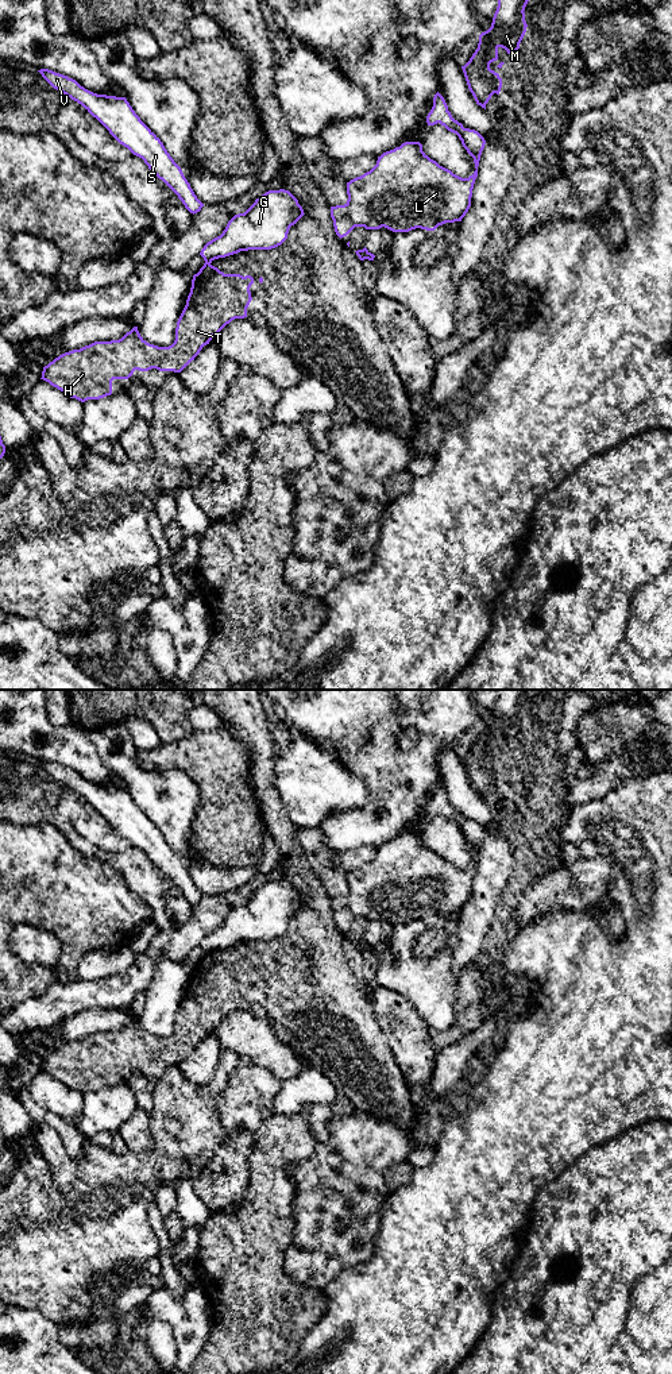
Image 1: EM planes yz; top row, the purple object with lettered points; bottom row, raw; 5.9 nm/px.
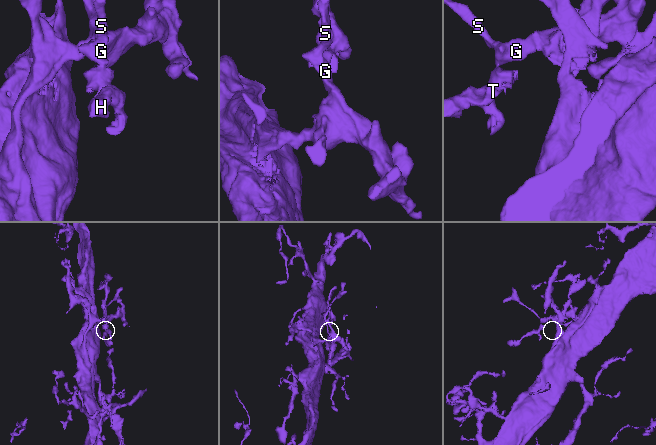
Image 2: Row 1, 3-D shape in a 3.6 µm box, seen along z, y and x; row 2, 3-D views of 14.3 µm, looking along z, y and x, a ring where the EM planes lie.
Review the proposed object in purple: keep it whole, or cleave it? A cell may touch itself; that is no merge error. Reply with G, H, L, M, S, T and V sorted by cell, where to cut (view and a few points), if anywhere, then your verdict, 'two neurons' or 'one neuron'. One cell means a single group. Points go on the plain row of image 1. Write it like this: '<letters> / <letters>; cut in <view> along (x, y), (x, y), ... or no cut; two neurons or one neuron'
G L M S V / H T; cut in yz along (211, 950), (205, 953); two neurons

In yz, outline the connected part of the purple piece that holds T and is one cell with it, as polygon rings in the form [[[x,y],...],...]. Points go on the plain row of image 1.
[[[206,952],[193,966],[186,996],[177,1012],[175,1031],[169,1038],[158,1038],[147,1034],[134,1018],[119,1031],[94,1033],[80,1041],[65,1043],[43,1058],[42,1069],[51,1077],[63,1082],[70,1089],[81,1093],[100,1091],[112,1085],[113,1070],[128,1070],[135,1061],[181,1064],[209,1035],[227,1015],[235,1010],[247,1008],[247,999],[252,991],[250,979],[254,974],[251,966],[224,965]]]

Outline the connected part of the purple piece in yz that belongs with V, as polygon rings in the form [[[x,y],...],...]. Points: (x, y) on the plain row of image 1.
[[[49,760],[38,763],[54,780],[81,795],[120,835],[142,849],[190,904],[201,902],[204,895],[194,885],[181,858],[170,848],[161,830],[135,804],[125,788],[93,784],[76,771]]]

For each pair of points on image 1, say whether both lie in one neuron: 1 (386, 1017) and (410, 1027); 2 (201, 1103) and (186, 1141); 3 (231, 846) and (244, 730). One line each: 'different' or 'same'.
1: same
2: same
3: different

